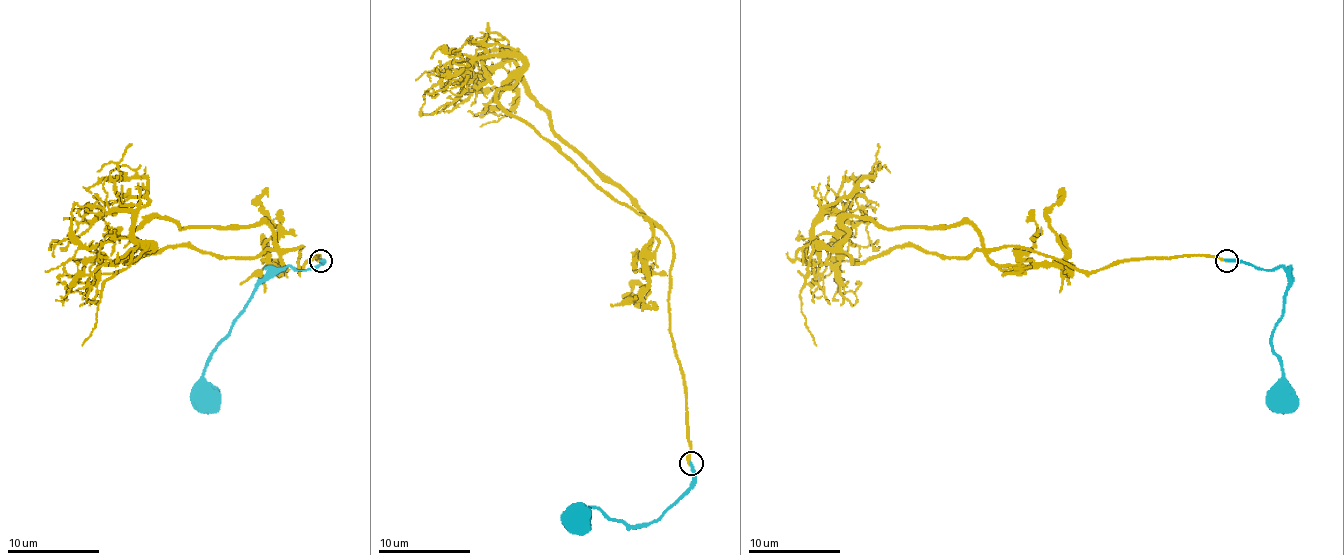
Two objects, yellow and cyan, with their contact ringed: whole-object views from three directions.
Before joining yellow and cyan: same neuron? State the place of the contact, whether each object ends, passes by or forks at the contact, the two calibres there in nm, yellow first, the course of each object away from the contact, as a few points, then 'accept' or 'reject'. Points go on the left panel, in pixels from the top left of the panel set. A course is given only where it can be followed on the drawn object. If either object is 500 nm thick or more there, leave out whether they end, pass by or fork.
(320, 260) | yellow ends | cyan ends | 240/260 nm | yellow via (320, 261), (299, 272), (301, 247), (163, 247), (126, 263), (152, 249), (133, 235), (147, 180), (96, 171) | cyan via (320, 261), (306, 270), (288, 268), (262, 281), (207, 362), (202, 390), (209, 404) | accept

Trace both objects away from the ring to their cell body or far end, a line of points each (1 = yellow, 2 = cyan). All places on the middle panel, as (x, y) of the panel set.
1: (690, 464), (670, 334), (672, 240), (497, 99), (522, 62), (504, 48), (517, 99), (467, 111)
2: (690, 464), (693, 484), (658, 519), (633, 526), (587, 507), (573, 519), (582, 512), (580, 517)

